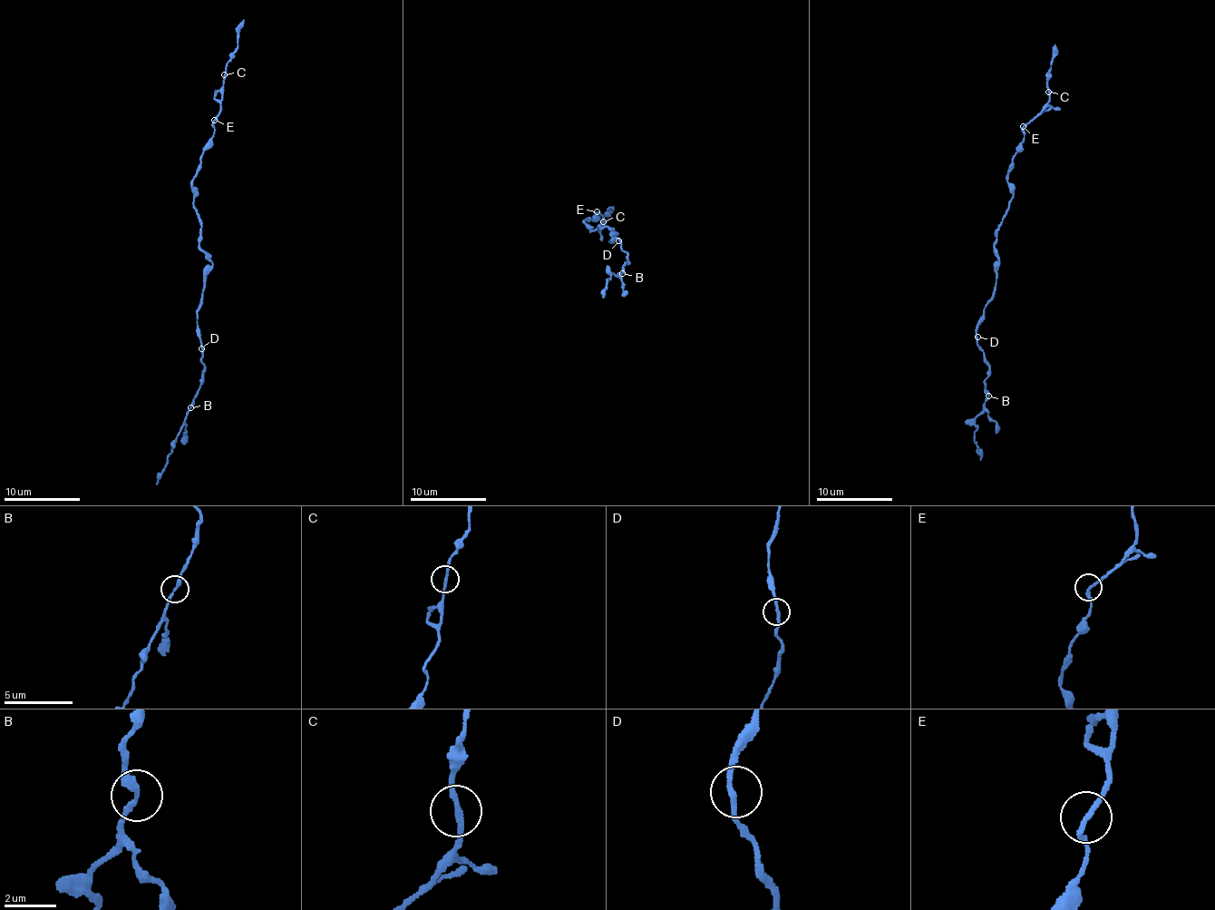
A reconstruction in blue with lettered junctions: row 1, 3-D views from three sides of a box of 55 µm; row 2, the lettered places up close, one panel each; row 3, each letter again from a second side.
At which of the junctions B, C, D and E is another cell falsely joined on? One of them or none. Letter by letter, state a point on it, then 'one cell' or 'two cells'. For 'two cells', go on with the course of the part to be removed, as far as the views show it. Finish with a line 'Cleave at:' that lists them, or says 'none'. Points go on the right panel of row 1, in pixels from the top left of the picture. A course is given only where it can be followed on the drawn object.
B: at (988, 396); one cell
C: at (1048, 92); one cell
D: at (977, 337); one cell
E: at (1023, 126); one cell
Cleave at: none

